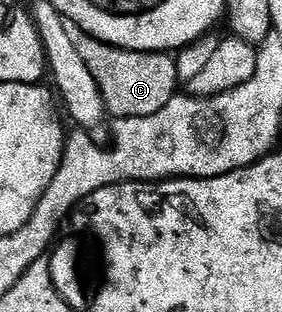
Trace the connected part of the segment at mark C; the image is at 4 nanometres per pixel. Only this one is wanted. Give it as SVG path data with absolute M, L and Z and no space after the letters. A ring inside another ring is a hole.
M67 22L67 34L71 36L79 57L83 57L84 64L91 71L91 77L95 77L110 116L123 119L153 116L165 108L167 102L178 92L180 80L175 59L170 54L123 50L121 47L109 46L71 22Z

